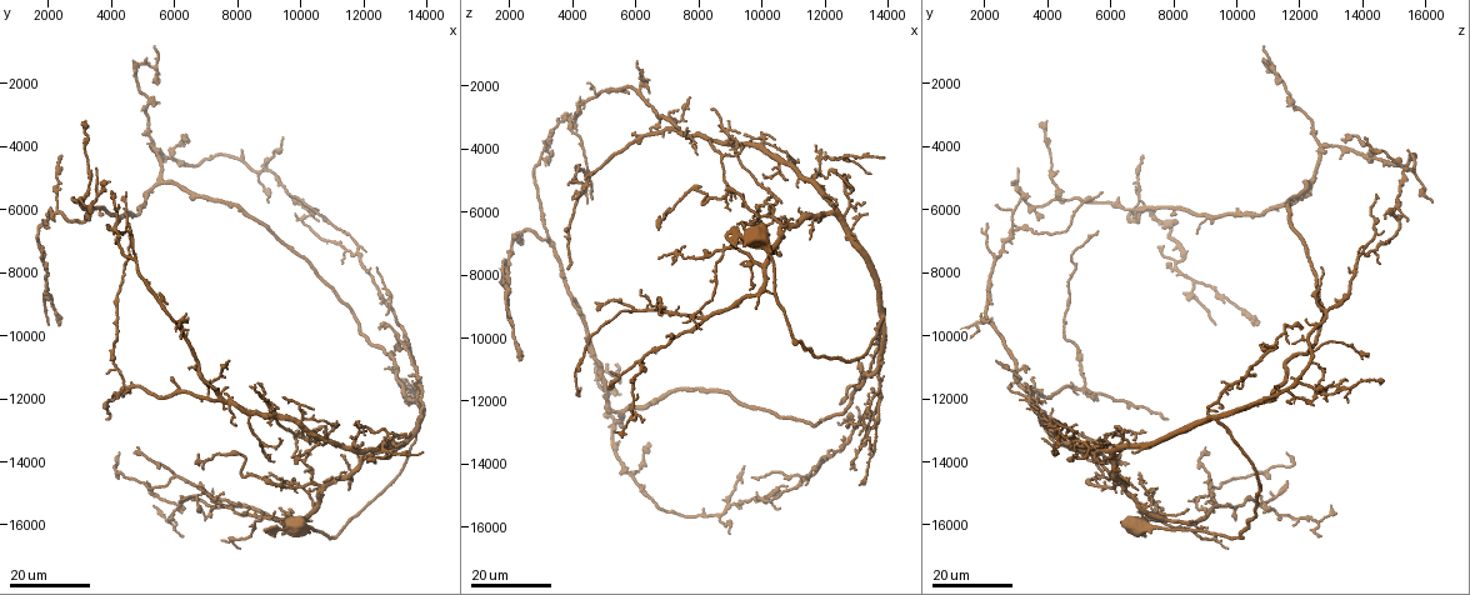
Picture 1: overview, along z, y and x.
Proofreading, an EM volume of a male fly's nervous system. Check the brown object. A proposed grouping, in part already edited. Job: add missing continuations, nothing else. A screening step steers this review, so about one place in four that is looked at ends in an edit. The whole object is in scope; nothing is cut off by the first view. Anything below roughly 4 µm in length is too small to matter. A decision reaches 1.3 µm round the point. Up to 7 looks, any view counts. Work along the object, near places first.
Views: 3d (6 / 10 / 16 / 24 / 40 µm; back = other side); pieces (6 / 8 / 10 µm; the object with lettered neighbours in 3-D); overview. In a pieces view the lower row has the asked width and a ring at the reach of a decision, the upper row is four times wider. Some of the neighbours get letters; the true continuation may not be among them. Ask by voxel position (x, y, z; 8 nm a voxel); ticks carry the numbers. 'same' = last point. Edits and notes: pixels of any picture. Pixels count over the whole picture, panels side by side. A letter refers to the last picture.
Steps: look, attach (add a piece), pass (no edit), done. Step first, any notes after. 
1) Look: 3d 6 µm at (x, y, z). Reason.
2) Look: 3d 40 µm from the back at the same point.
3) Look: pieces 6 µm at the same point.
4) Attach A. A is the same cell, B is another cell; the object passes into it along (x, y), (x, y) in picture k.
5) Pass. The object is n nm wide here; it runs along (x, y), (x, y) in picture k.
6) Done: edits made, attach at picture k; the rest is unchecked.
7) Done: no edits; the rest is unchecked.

Look: 3d 16 µm at (13400, 13100, 6100). Tapers out.

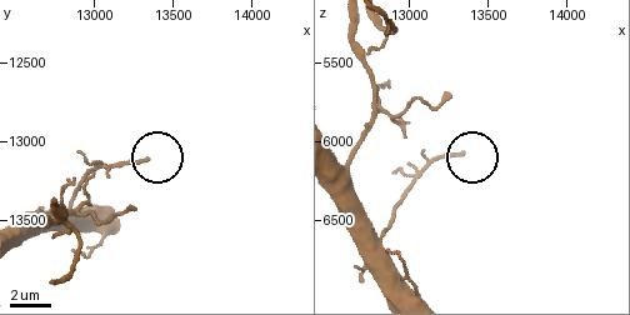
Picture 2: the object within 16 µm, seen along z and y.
Look: 3d 6 µm at (13340, 13120, 6080).

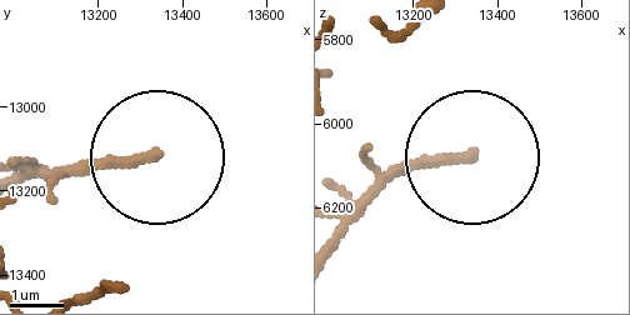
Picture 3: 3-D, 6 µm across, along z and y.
Look: pieces 10 µm at (13335, 13120, 6075).

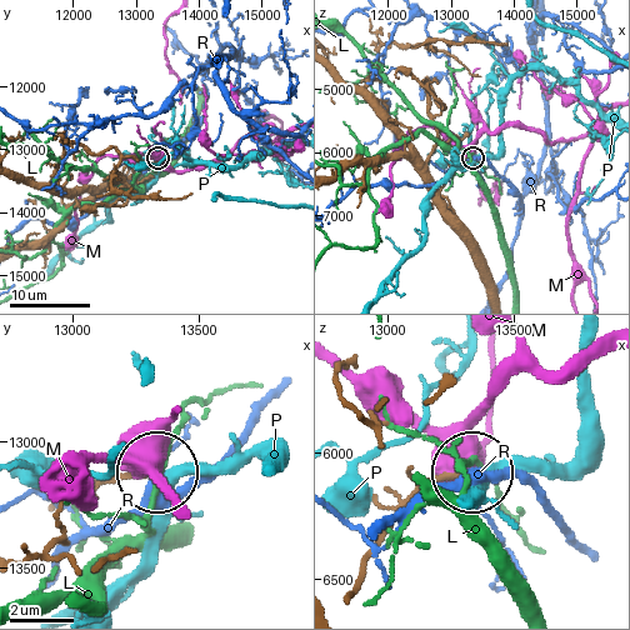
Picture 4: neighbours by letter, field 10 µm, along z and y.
Pass. The object is 180 nm wide here; L, M, P and R are other cells; no lettered piece goes on from it.

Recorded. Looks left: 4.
Look: 3d 16 µm at (3900, 12700, 7800). Long arm stops here.

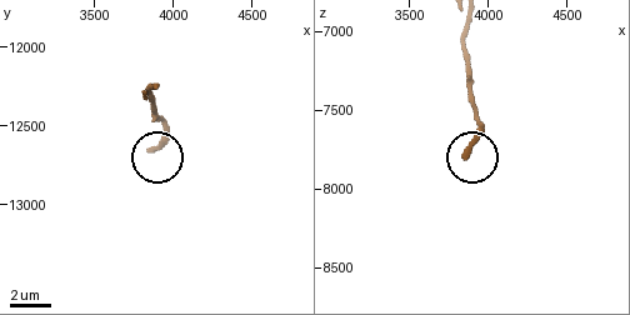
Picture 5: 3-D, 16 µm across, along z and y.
Look: 3d 10 µm at (3840, 12640, 7780).

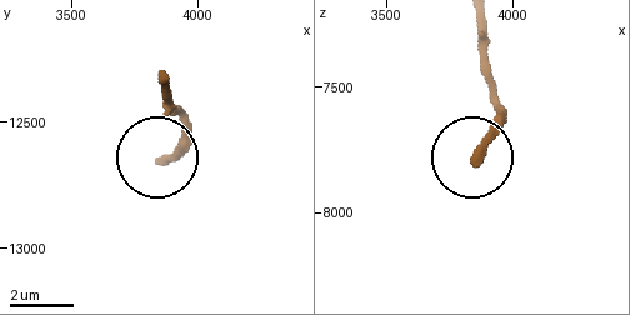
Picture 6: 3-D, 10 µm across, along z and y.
Look: pieces 6 µm at (3850, 12650, 7790).

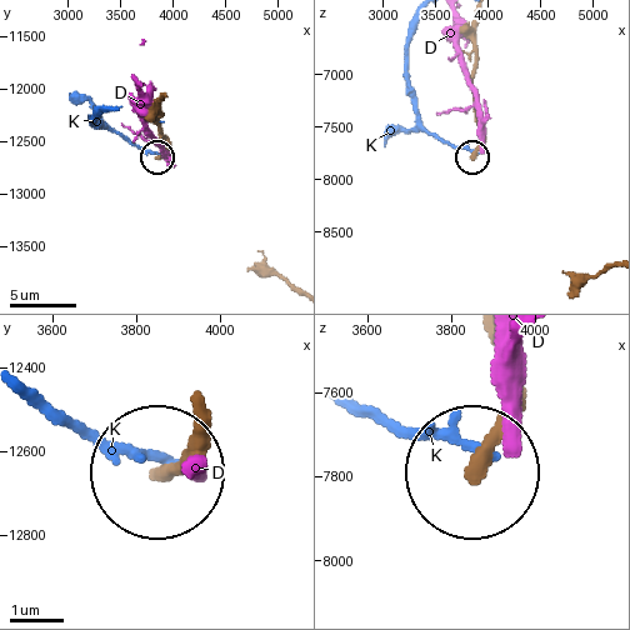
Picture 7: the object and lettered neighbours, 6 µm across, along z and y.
Pass. D and K are other cells; no lettered piece goes on from it.

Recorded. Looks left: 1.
Done: no edits; the rest is unchecked.

